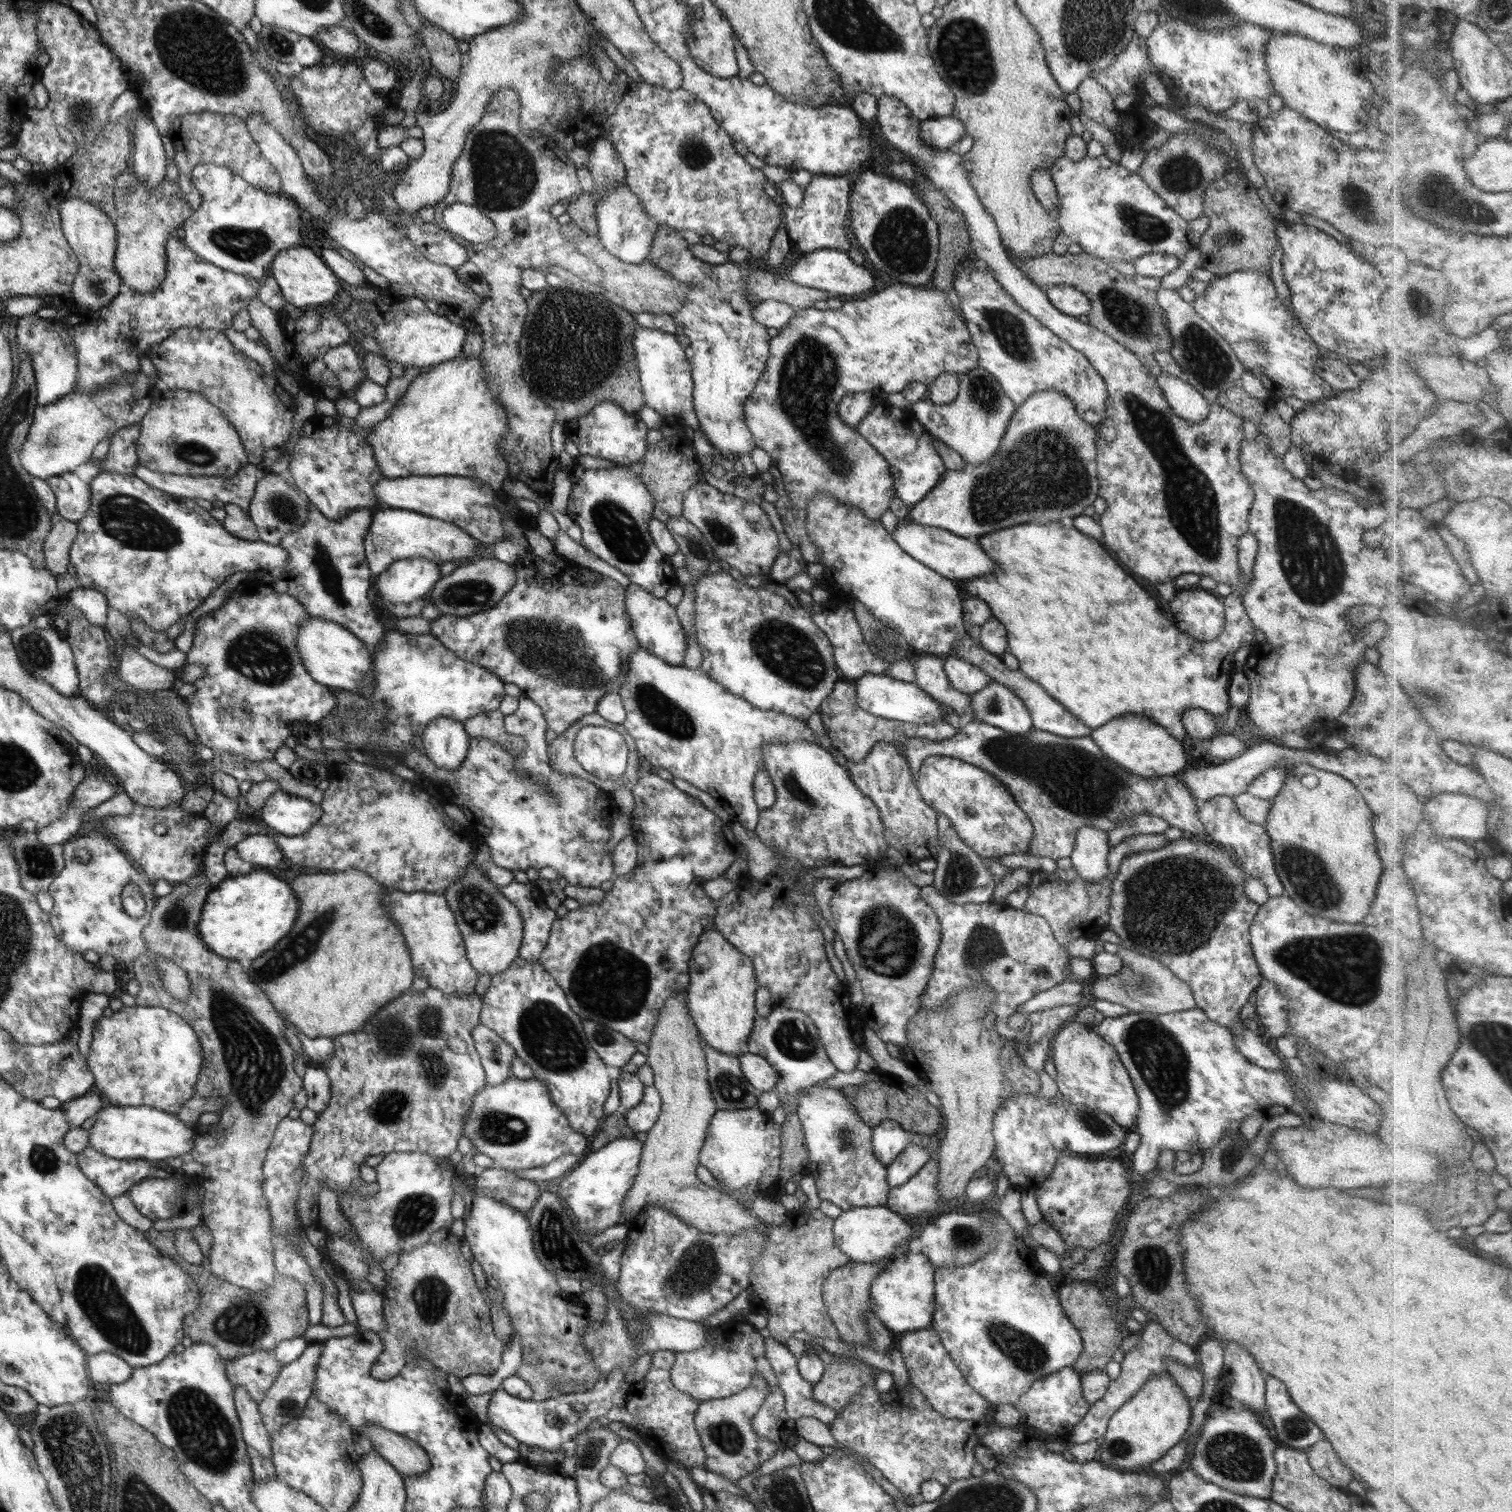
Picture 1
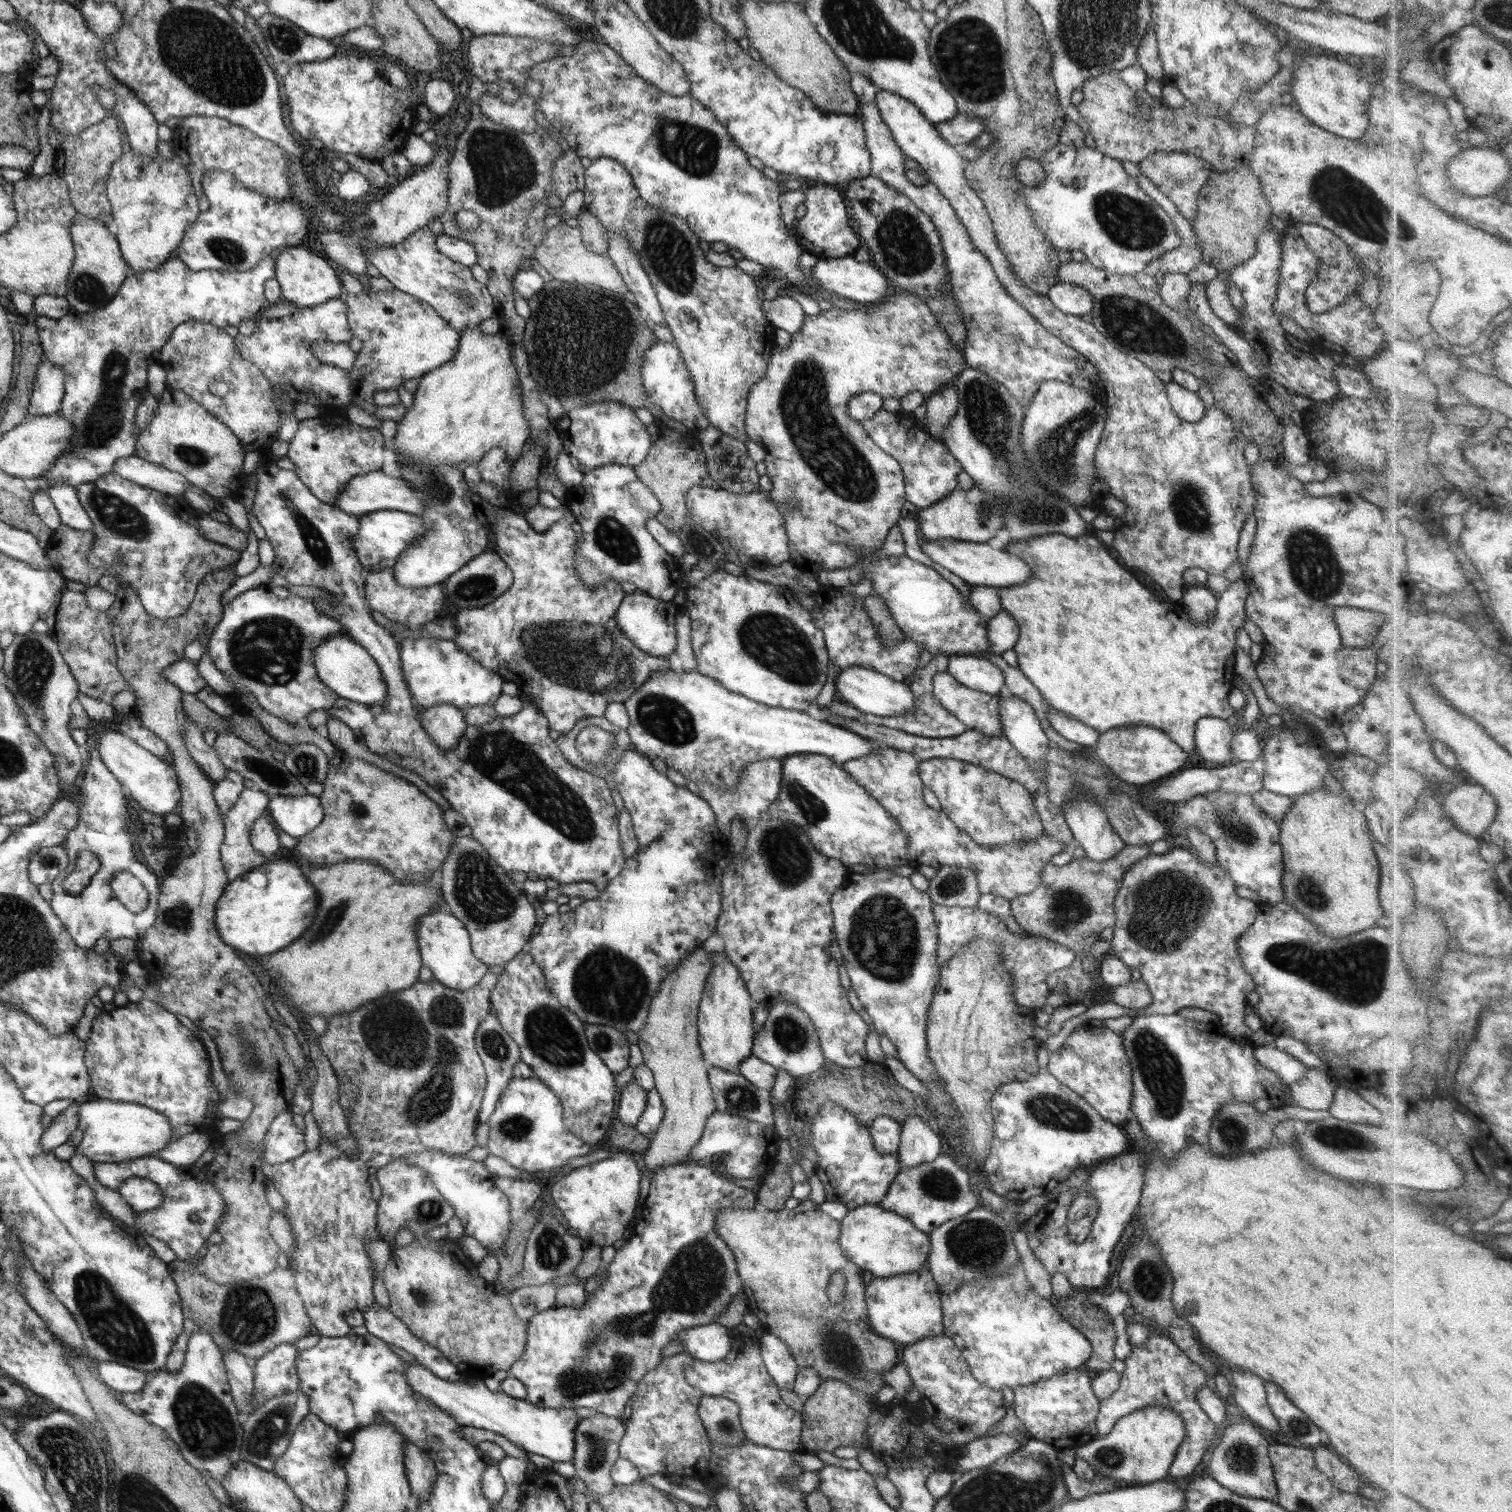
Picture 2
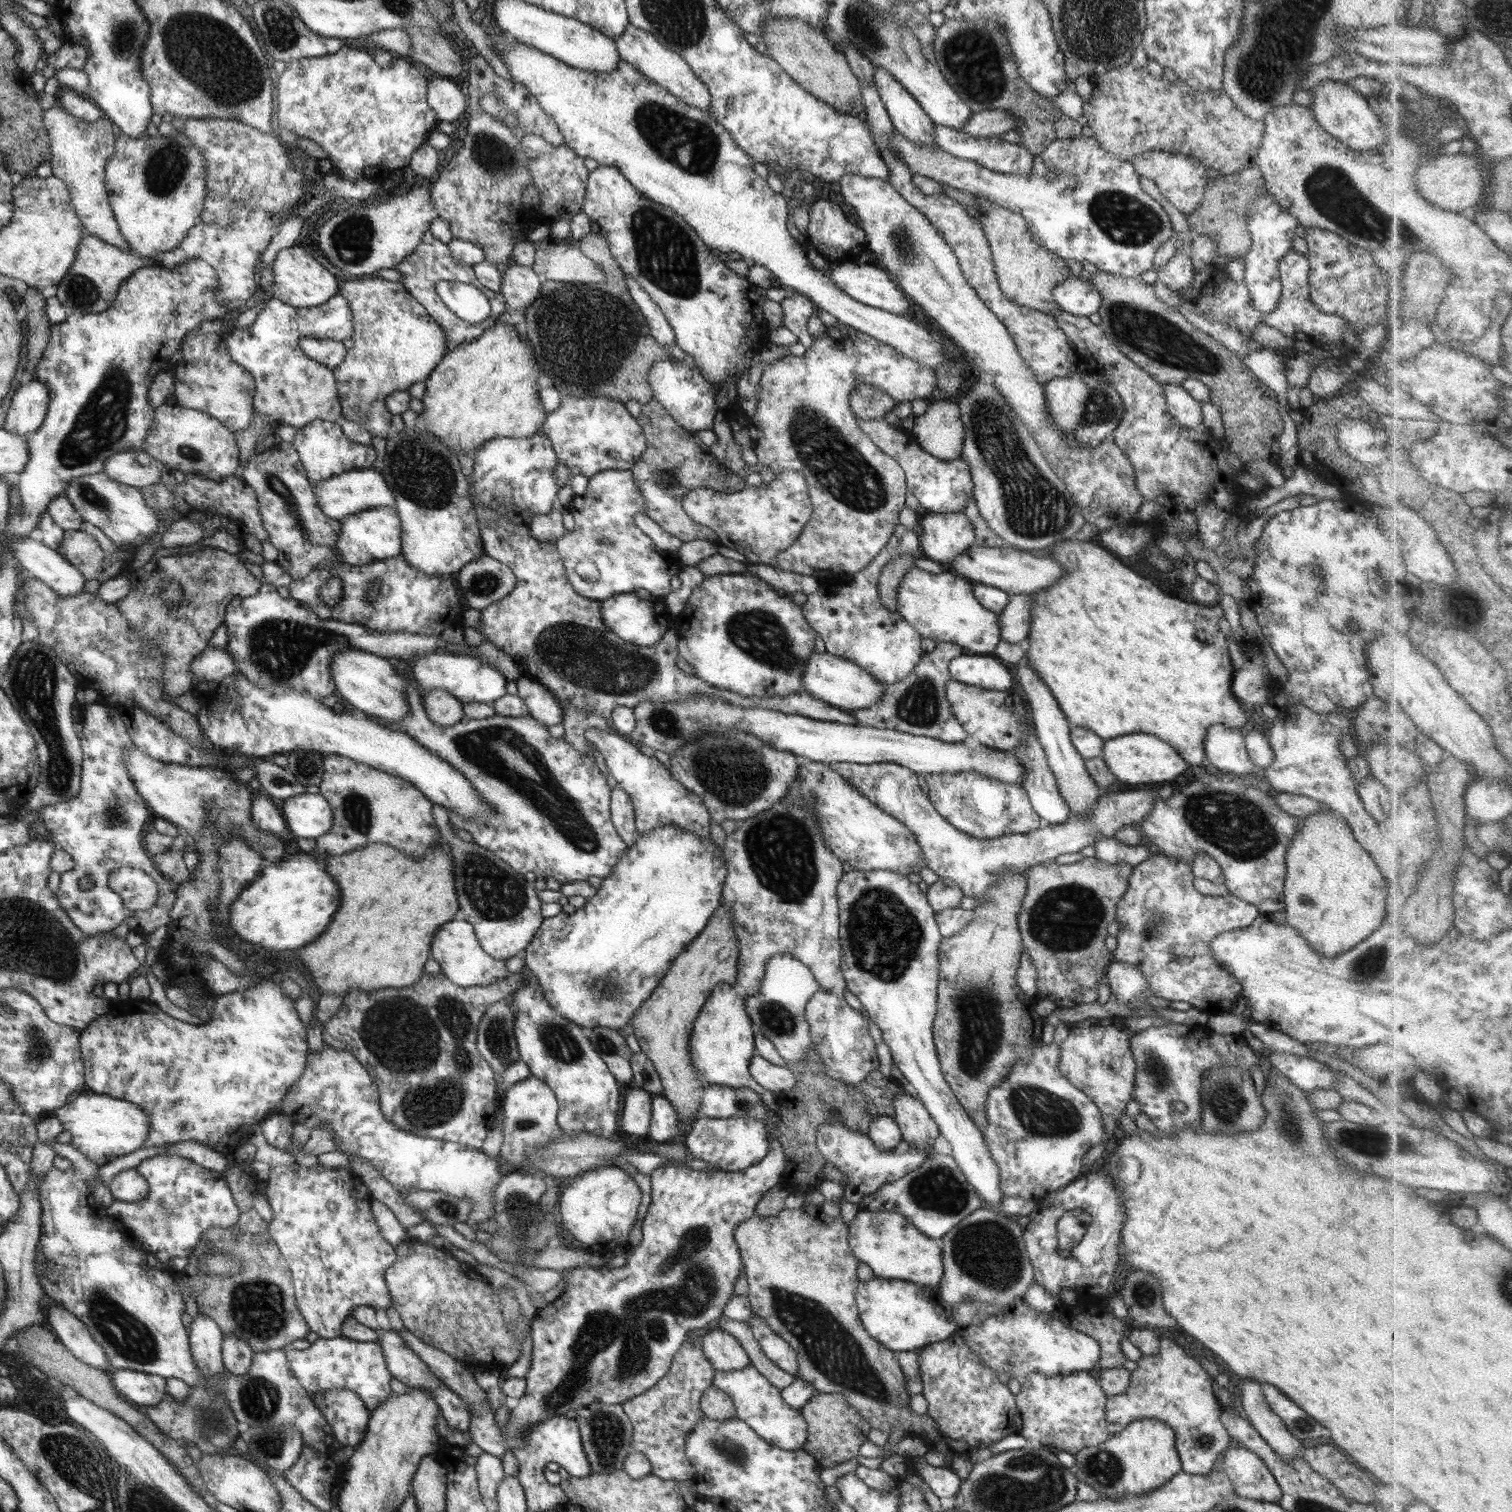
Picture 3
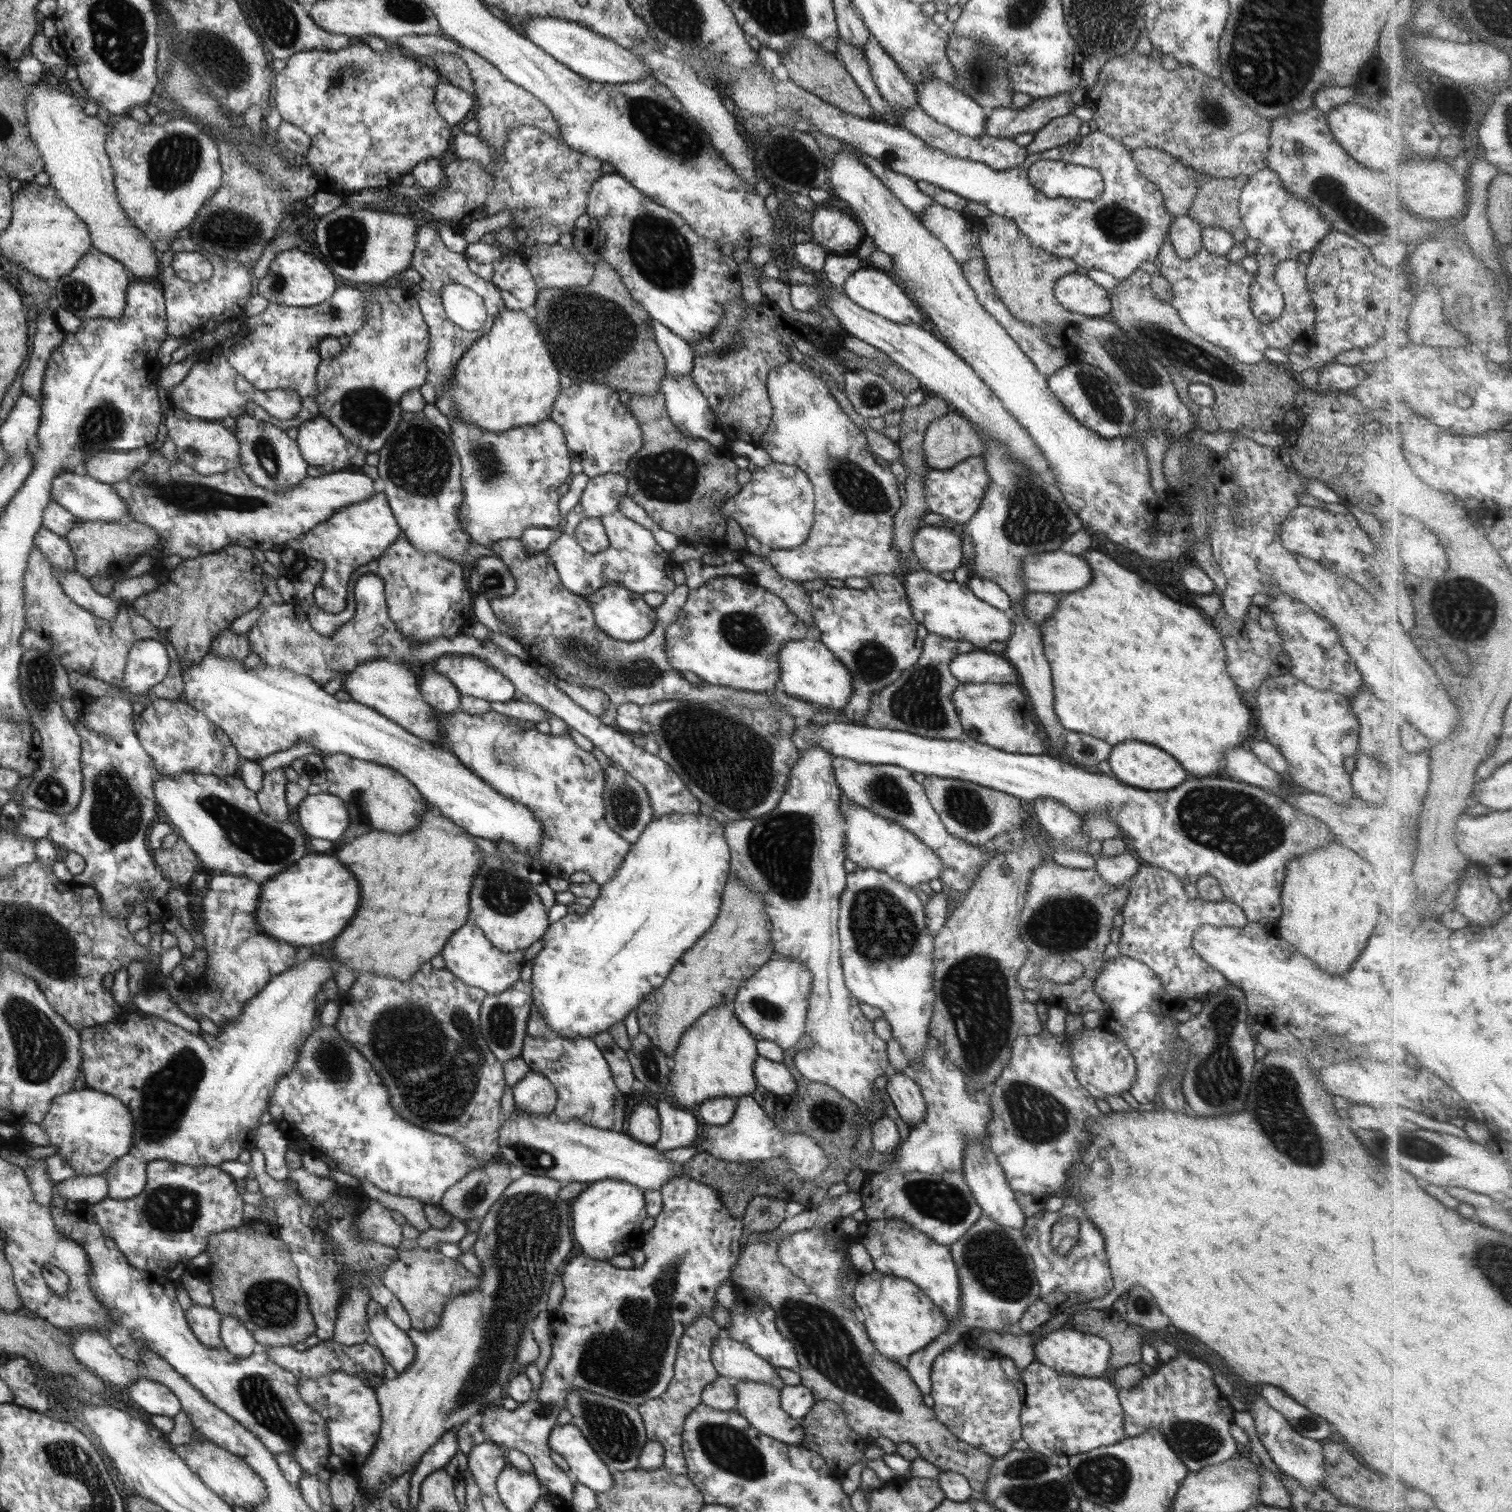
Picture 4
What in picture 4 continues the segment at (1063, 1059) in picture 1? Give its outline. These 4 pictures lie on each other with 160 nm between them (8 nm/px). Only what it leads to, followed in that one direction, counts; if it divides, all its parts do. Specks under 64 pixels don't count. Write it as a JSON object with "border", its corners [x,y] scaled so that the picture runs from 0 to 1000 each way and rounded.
{"border":[[[728,680],[716,681],[714,685],[709,687],[707,694],[713,716],[724,726],[740,725],[747,721],[752,711],[752,704],[743,688],[737,683],[733,683]]]}

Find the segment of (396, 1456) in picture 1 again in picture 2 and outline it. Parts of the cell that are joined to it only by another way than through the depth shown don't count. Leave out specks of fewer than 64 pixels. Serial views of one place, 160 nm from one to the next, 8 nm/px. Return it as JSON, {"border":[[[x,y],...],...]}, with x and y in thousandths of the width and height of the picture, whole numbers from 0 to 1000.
{"border":[[[272,954],[269,955],[267,966],[273,987],[278,993],[284,991],[290,976],[288,967],[280,958]]]}

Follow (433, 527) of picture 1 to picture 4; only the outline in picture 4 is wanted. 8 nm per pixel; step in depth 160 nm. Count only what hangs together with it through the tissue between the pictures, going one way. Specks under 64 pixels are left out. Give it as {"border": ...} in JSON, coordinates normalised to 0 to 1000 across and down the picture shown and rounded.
{"border":[[[253,325],[241,332],[224,336],[214,346],[210,347],[201,354],[198,354],[197,357],[201,369],[210,370],[214,374],[212,385],[208,392],[210,399],[214,405],[226,405],[231,399],[233,378],[241,373],[252,370],[265,354],[265,349]]]}

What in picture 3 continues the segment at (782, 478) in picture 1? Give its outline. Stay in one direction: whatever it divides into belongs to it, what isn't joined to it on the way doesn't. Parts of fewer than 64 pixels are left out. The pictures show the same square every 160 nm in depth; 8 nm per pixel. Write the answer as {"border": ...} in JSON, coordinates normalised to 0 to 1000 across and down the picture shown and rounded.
{"border":[[[556,212],[553,216],[546,216],[544,223],[538,222],[537,229],[531,235],[522,234],[514,237],[504,247],[500,274],[495,276],[501,306],[511,311],[513,315],[519,312],[530,313],[538,335],[536,342],[525,360],[513,368],[513,374],[517,377],[544,384],[553,380],[564,380],[581,368],[595,346],[594,341],[599,335],[600,325],[599,311],[570,286],[562,268],[562,260],[571,253],[584,258],[593,267],[606,264],[612,265],[620,259],[618,244],[610,243],[586,227]]]}

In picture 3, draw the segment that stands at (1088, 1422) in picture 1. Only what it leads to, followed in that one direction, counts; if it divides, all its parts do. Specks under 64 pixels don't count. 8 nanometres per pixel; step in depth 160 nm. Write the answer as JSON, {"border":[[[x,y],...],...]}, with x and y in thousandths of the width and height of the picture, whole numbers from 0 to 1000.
{"border":[[[767,885],[767,892],[765,896],[755,896],[752,899],[753,904],[749,907],[747,917],[741,923],[733,924],[731,927],[732,945],[735,949],[742,947],[746,942],[751,939],[769,939],[776,945],[778,960],[781,966],[782,974],[788,976],[796,976],[800,974],[808,966],[808,962],[815,956],[815,951],[812,944],[808,941],[808,929],[806,928],[800,909],[787,897],[782,891],[774,885]]]}

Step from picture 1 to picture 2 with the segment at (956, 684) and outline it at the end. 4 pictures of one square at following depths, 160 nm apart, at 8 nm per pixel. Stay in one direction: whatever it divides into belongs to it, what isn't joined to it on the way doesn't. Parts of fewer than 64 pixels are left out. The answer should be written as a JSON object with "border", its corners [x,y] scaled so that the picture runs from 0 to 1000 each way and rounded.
{"border":[[[628,433],[626,443],[635,452],[653,460],[665,458],[662,442],[651,433]]]}

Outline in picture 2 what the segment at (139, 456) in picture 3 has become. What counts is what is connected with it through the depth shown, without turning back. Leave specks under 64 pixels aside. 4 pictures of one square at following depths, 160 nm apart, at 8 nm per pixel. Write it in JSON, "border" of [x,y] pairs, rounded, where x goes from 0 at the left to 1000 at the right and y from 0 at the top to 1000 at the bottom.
{"border":[[[89,301],[79,304],[75,308],[75,312],[83,317],[95,321],[99,324],[108,325],[114,330],[122,327],[122,325],[128,321],[120,313],[114,312],[109,308],[101,307]]]}

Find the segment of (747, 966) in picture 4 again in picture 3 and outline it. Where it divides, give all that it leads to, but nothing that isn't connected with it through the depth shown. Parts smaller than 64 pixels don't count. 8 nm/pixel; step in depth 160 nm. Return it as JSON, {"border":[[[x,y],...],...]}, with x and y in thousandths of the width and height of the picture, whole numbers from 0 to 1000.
{"border":[[[476,598],[467,614],[446,635],[430,660],[425,663],[417,673],[419,686],[423,690],[424,695],[433,703],[438,718],[437,724],[444,729],[452,749],[456,749],[458,741],[463,739],[463,724],[464,720],[468,718],[462,712],[457,700],[455,689],[456,684],[470,655],[476,650],[487,650],[488,630],[484,604],[479,598]]]}

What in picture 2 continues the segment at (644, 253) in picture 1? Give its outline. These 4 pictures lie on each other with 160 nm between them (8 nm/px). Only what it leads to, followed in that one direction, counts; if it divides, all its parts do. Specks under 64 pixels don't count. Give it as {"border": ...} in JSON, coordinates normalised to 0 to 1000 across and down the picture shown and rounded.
{"border":[[[411,154],[403,155],[401,169],[416,190],[418,200],[428,206],[431,214],[440,214],[440,210],[429,181]]]}

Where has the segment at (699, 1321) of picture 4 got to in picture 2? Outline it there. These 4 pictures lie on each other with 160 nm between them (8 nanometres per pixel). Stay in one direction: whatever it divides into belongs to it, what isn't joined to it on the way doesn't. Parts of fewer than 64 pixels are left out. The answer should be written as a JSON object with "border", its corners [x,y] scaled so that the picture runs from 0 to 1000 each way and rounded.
{"border":[[[452,894],[445,897],[439,897],[437,901],[427,907],[427,910],[422,915],[419,922],[417,923],[411,939],[414,942],[414,947],[409,955],[409,963],[416,966],[423,973],[423,976],[432,975],[446,975],[450,977],[461,978],[468,971],[470,964],[470,951],[462,937],[462,927],[466,923],[454,914],[454,905],[460,899],[456,894]]]}

